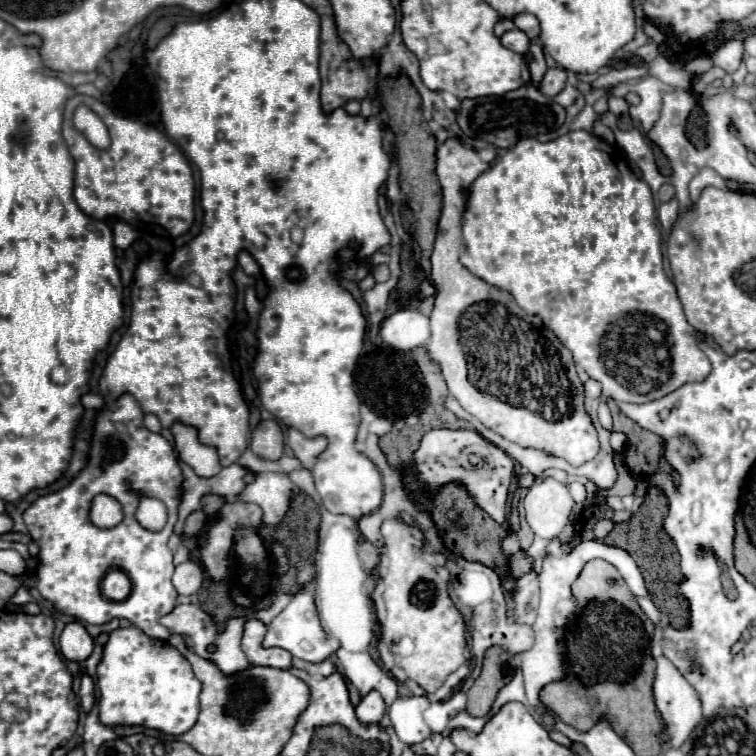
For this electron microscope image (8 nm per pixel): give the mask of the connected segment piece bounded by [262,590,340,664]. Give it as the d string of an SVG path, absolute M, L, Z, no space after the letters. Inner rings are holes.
M300 590L290 600L290 604L268 624L268 630L266 630L266 636L262 640L262 646L266 646L266 648L284 648L294 658L318 664L318 662L330 658L340 648L340 642L338 640L328 640L326 632L320 626L320 620L318 620L314 596L308 590Z

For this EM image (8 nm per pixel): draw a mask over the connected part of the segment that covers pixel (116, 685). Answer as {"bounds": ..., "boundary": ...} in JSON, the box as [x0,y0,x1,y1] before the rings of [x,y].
{"bounds":[98,626,202,736],"boundary":[[[134,626],[110,634],[98,666],[98,688],[100,720],[106,726],[138,724],[178,736],[188,732],[198,718],[202,684],[194,678],[186,658],[168,642],[150,638]]]}

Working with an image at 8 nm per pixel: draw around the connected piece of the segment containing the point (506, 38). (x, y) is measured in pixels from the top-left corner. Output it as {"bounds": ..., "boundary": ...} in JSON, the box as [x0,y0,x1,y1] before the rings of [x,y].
{"bounds":[500,30,530,54],"boundary":[[[510,30],[510,32],[502,34],[500,36],[500,42],[506,48],[510,48],[510,50],[514,50],[518,54],[524,54],[528,50],[528,46],[530,46],[530,38],[526,34],[522,34],[520,30]]]}

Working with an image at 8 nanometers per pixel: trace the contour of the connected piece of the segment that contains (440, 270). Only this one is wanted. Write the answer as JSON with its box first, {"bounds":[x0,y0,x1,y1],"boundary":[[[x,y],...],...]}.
{"bounds":[426,138,598,466],"boundary":[[[448,138],[444,144],[438,144],[438,152],[436,152],[436,176],[440,180],[440,186],[442,186],[442,212],[440,212],[440,220],[438,220],[438,236],[436,236],[436,242],[434,242],[434,250],[432,250],[432,256],[430,256],[430,264],[432,264],[432,284],[436,288],[436,300],[434,300],[434,308],[432,308],[432,314],[430,314],[430,340],[426,342],[426,350],[430,354],[430,358],[440,366],[440,372],[444,376],[444,382],[450,390],[450,394],[460,402],[460,406],[470,412],[474,418],[478,418],[486,428],[498,432],[502,438],[518,444],[518,446],[524,446],[524,448],[536,448],[536,450],[542,450],[550,456],[556,456],[556,458],[564,458],[568,464],[572,466],[580,466],[588,460],[592,460],[596,454],[598,454],[598,436],[596,436],[596,430],[592,426],[592,420],[590,416],[586,414],[584,410],[584,386],[582,382],[578,380],[578,374],[576,374],[576,368],[574,368],[574,362],[572,362],[572,354],[560,344],[560,340],[542,326],[542,320],[538,316],[528,316],[516,302],[514,298],[504,292],[504,290],[498,290],[498,288],[492,288],[490,284],[486,284],[484,280],[472,276],[460,262],[460,252],[464,250],[464,238],[462,238],[462,212],[464,212],[464,204],[466,204],[466,192],[468,192],[468,186],[482,174],[488,170],[490,164],[482,162],[480,156],[476,154],[476,150],[472,148],[466,148],[462,146],[456,138]]]}

